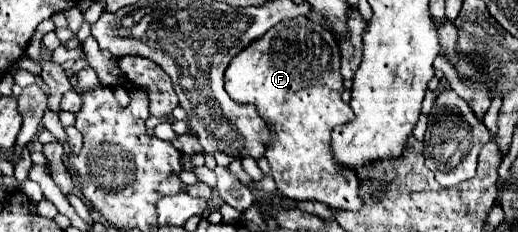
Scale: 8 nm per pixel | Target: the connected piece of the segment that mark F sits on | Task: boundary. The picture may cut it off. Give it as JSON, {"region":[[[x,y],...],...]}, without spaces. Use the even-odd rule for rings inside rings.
{"region":[[[293,18],[293,20],[285,20],[285,22],[279,22],[277,26],[273,26],[273,30],[269,30],[269,34],[265,34],[265,38],[261,38],[261,42],[253,42],[253,46],[249,46],[249,50],[243,50],[241,54],[237,54],[237,58],[233,58],[233,62],[229,64],[229,70],[225,72],[225,90],[227,94],[239,102],[239,104],[253,104],[259,112],[259,116],[267,122],[269,130],[271,130],[271,142],[269,146],[265,148],[265,158],[269,160],[269,166],[271,166],[271,176],[277,184],[277,190],[285,196],[285,198],[291,198],[291,200],[319,200],[327,206],[333,206],[333,208],[341,208],[341,210],[359,210],[361,208],[361,198],[357,198],[357,186],[359,186],[359,180],[355,176],[353,170],[343,170],[343,166],[335,160],[333,152],[331,152],[331,132],[335,126],[339,124],[347,124],[355,118],[353,110],[349,104],[345,104],[341,100],[341,92],[343,92],[343,78],[339,74],[339,44],[335,40],[335,36],[331,32],[327,32],[325,28],[321,28],[319,24],[307,20],[307,18]]]}

